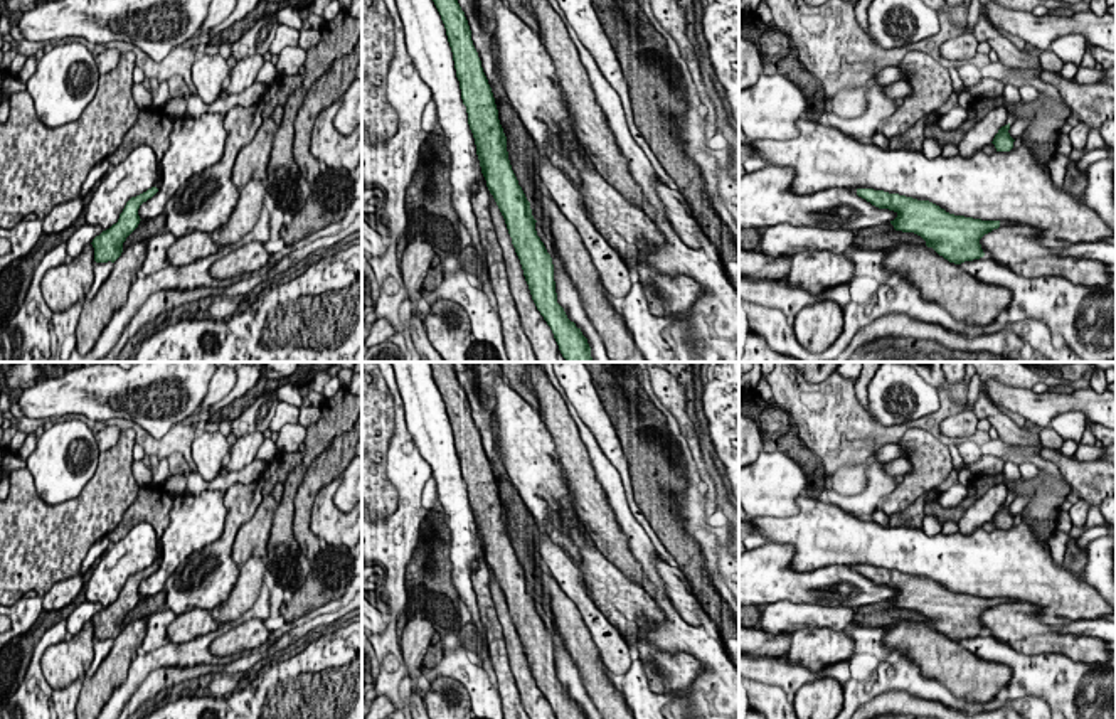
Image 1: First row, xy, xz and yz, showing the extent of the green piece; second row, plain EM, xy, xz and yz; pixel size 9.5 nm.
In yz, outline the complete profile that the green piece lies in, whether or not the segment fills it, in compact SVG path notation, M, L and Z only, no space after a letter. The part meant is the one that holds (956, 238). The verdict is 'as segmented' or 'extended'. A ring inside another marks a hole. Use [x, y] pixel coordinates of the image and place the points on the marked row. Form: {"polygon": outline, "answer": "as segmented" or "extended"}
{"polygon": "M857 189L857 195L879 209L894 210L897 217L890 224L895 231L921 236L927 248L954 264L983 258L980 239L1000 227L1000 221L954 216L929 200L874 189Z", "answer": "as segmented"}

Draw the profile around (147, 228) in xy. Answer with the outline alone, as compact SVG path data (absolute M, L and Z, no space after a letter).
M165 212L153 219L141 219L138 227L123 242L123 249L135 242L146 242L150 237L167 232L165 224L167 224Z

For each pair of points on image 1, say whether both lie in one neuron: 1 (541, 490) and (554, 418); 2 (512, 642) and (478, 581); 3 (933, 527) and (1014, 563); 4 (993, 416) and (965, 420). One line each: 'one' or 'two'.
1: two
2: two
3: two
4: two

